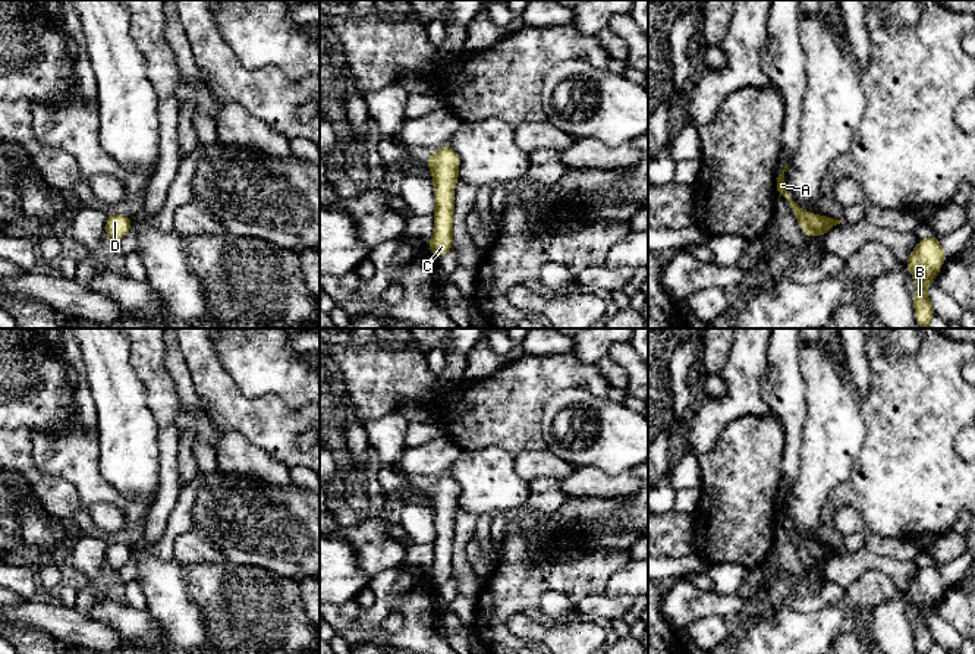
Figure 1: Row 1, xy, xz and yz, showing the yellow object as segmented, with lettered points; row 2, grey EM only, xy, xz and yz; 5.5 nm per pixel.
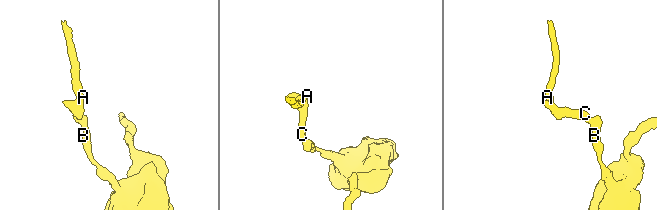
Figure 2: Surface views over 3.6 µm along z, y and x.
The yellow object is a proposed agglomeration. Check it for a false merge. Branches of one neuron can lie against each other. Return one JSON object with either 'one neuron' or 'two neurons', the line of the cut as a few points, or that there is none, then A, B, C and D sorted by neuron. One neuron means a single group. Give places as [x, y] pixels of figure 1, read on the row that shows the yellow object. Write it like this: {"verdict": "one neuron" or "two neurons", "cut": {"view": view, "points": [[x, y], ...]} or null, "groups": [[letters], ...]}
{"verdict": "one neuron", "cut": null, "groups": [["A", "B", "C", "D"]]}

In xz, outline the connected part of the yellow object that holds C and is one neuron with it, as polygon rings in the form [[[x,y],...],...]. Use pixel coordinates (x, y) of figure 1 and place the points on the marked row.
[[[450,145],[434,150],[425,164],[433,172],[434,180],[434,235],[428,248],[438,260],[453,248],[453,210],[455,210],[455,185],[459,179],[460,158]]]

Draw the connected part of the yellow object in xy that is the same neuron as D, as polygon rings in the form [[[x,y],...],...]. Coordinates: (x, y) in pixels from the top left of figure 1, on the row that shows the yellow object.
[[[117,213],[108,214],[106,223],[107,239],[117,245],[122,240],[122,238],[130,230],[132,224],[132,218],[126,216]]]

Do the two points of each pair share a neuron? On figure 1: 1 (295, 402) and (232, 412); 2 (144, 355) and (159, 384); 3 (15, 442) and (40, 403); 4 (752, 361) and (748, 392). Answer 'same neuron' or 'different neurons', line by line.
1: different neurons
2: same neuron
3: same neuron
4: same neuron

